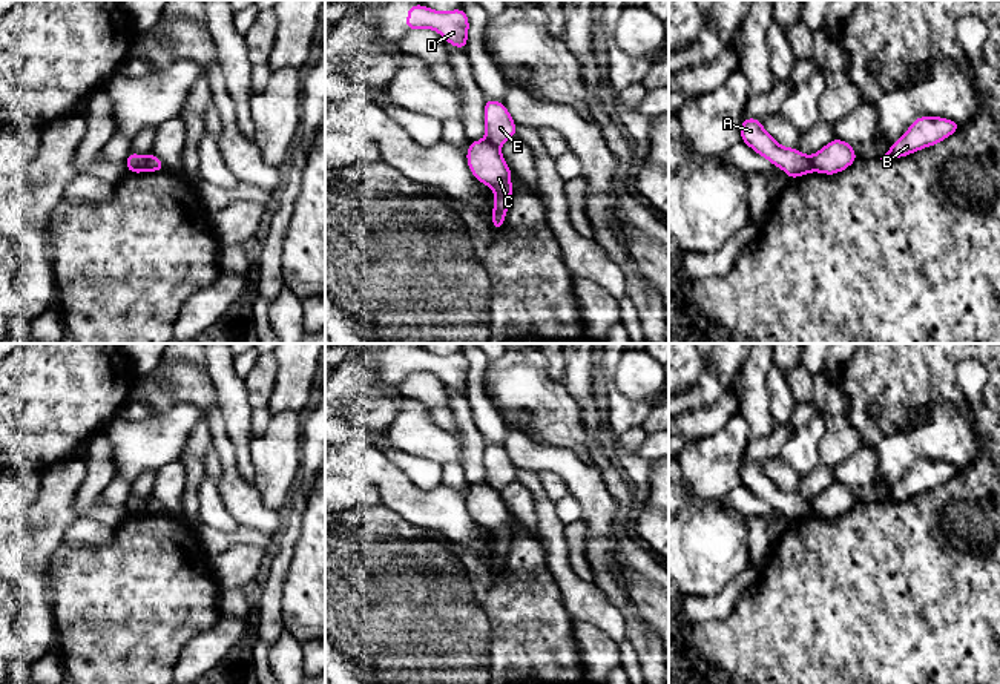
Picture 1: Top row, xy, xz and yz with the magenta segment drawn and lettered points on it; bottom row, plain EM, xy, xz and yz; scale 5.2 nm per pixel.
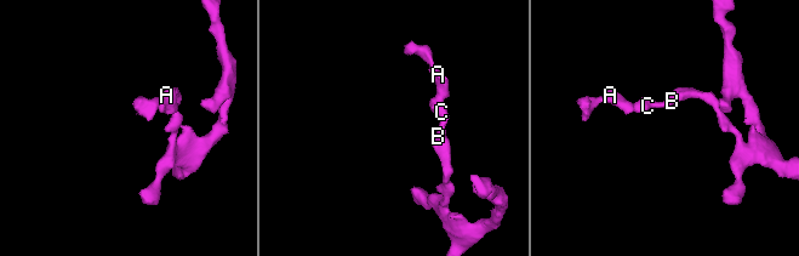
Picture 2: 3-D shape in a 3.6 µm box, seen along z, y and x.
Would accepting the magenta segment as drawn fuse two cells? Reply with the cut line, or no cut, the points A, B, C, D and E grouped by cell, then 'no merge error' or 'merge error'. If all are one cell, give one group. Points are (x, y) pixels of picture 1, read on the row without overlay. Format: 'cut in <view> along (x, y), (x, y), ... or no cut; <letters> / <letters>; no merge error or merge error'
cut in xy along (148, 500), (143, 514); A D E / B C; merge error

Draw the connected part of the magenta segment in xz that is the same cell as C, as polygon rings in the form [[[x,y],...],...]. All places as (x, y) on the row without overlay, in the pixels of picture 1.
[[[486,483],[471,485],[466,494],[466,505],[477,525],[494,534],[492,572],[503,571],[506,555],[512,541],[511,512],[506,508],[500,491]]]

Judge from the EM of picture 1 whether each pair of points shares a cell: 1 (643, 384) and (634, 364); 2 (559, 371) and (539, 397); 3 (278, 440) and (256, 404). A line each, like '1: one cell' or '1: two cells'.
1: one cell
2: two cells
3: two cells

